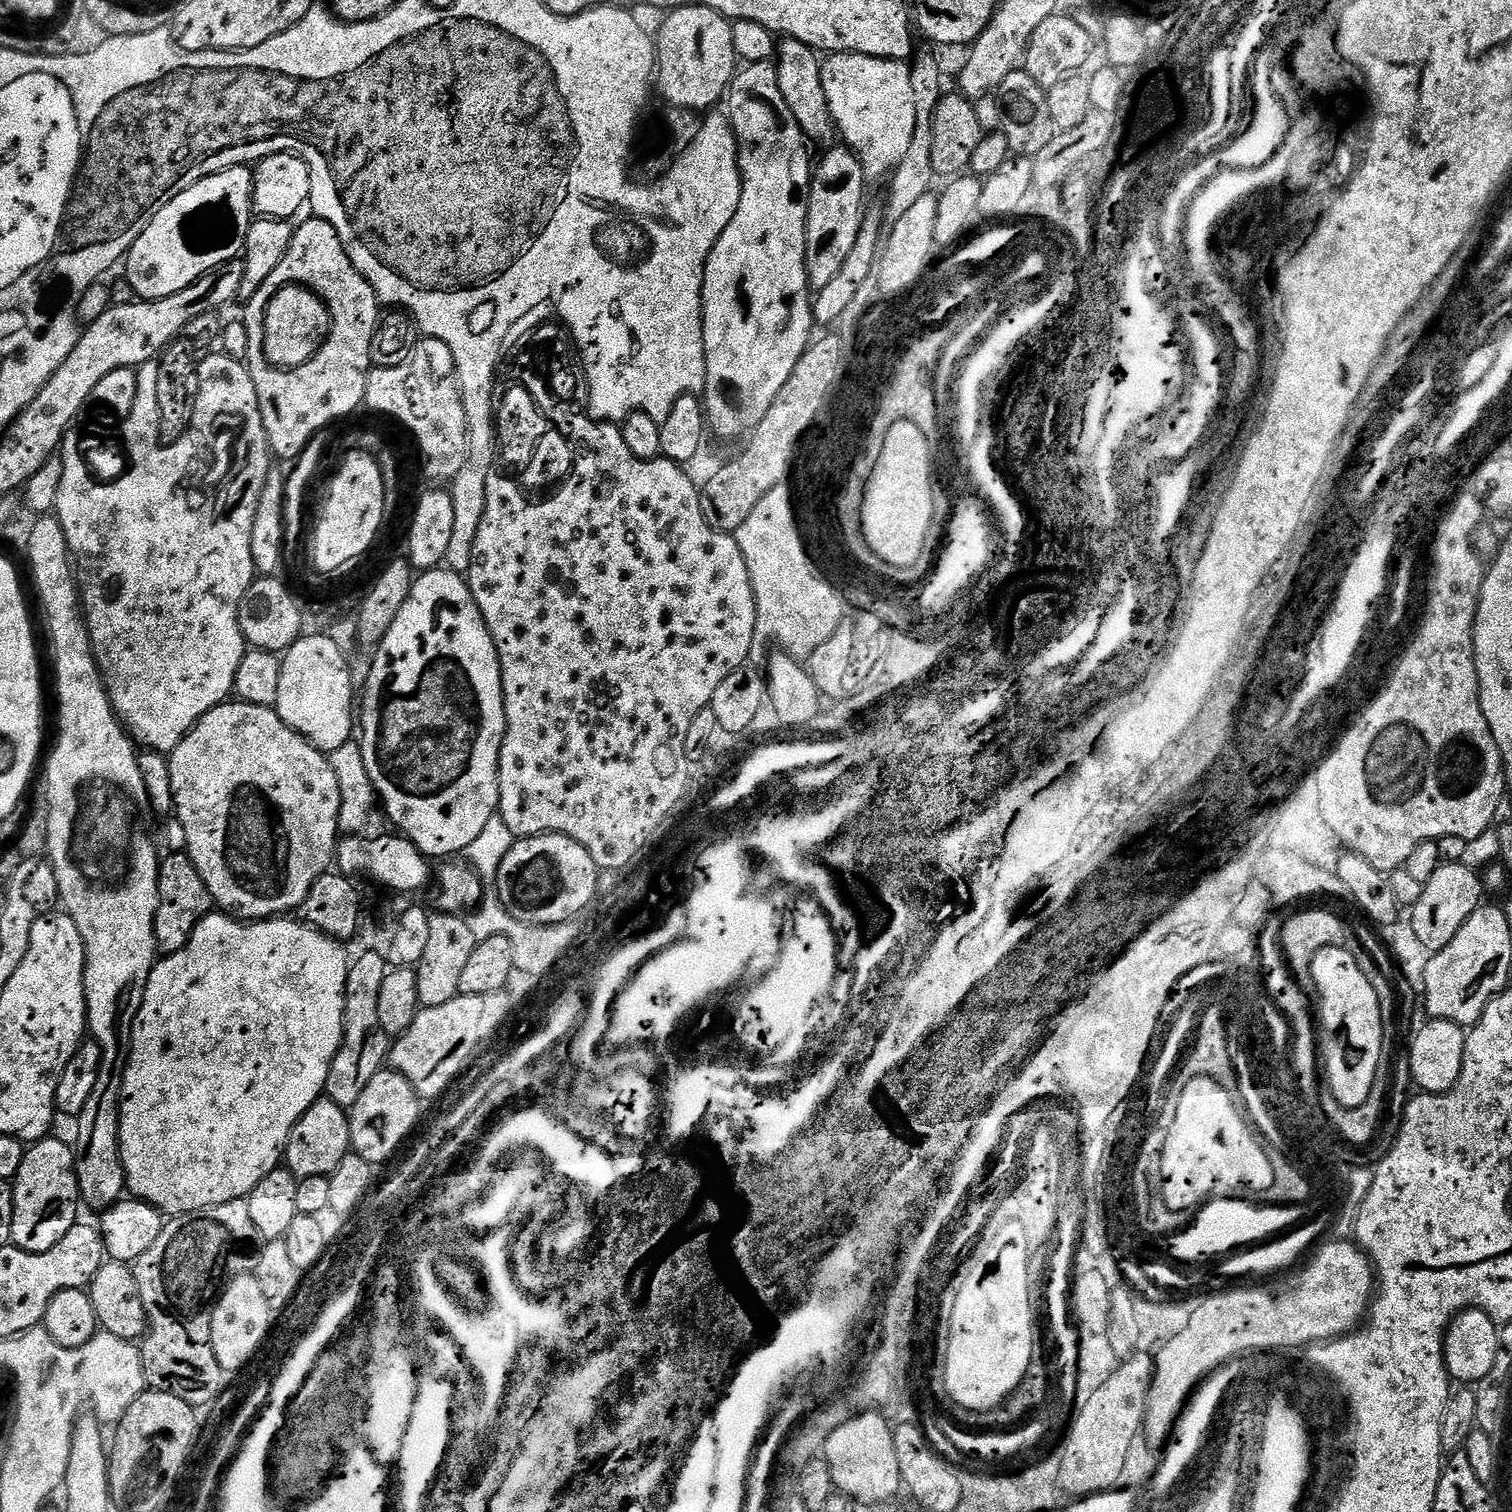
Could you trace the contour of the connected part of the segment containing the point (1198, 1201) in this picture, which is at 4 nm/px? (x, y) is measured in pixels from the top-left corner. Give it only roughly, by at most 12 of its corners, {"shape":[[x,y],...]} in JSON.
{"shape":[[1194,1078],[1162,1154],[1162,1198],[1199,1209],[1274,1182],[1229,1089]]}

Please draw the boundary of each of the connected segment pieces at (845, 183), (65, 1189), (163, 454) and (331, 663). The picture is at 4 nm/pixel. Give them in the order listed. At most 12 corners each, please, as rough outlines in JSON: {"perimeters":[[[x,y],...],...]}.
{"perimeters":[[[819,157],[808,195],[809,289],[830,286],[864,225],[864,167]],[[71,1143],[25,1151],[12,1244],[54,1250],[82,1209]],[[199,361],[135,472],[54,516],[108,701],[170,754],[233,695],[273,467],[247,363]],[[301,635],[275,710],[319,752],[354,736],[350,660]]]}

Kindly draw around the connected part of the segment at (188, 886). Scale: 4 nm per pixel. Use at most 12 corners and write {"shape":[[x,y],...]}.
{"shape":[[187,851],[160,862],[156,951],[182,950],[214,908]]}

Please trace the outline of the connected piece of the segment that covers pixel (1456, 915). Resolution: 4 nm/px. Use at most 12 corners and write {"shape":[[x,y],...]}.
{"shape":[[1441,863],[1410,923],[1431,954],[1481,907],[1477,869]]}

